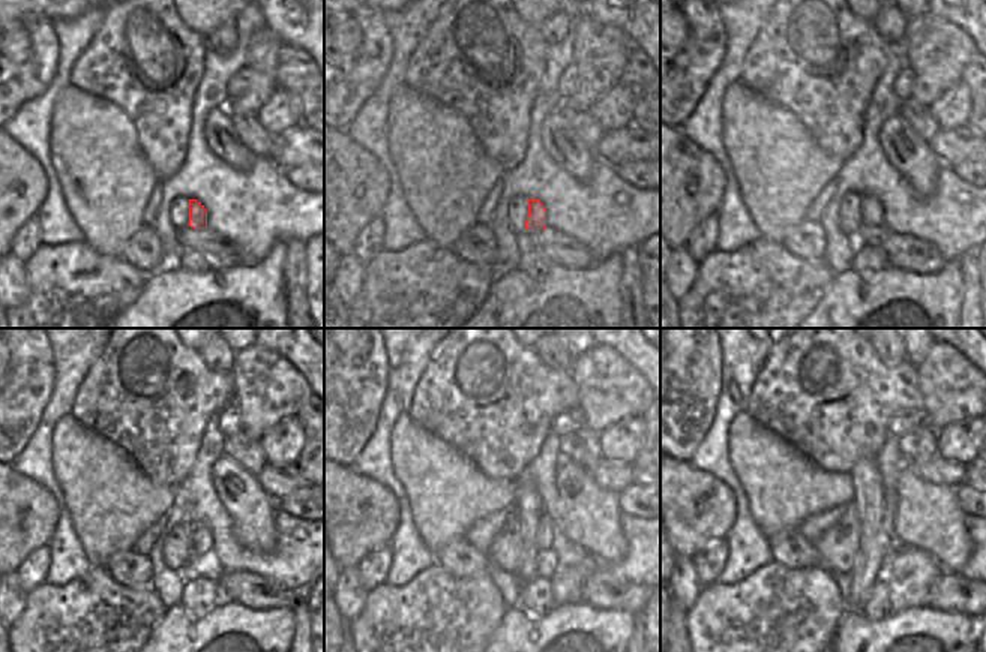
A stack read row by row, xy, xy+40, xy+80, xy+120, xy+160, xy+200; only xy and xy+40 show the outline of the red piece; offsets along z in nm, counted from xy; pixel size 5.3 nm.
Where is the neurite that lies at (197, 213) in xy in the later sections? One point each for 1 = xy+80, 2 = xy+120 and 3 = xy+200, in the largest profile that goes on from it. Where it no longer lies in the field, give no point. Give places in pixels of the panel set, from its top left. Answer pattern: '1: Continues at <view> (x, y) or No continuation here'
1: Continues at xy+80 (871, 207)
2: Continues at xy+120 (201, 540)
3: Continues at xy+200 (889, 499).

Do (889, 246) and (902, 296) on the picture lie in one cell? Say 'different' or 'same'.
different

